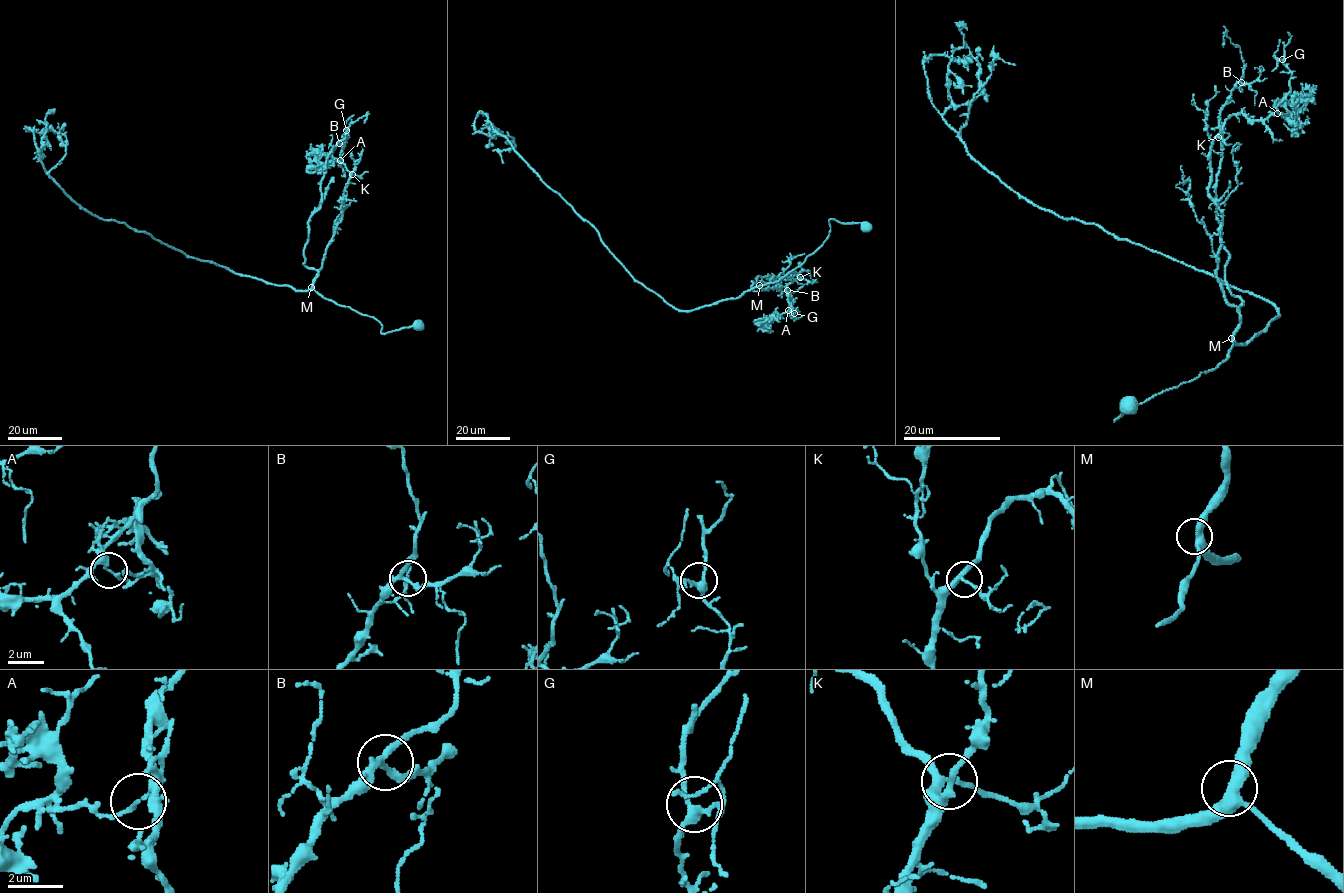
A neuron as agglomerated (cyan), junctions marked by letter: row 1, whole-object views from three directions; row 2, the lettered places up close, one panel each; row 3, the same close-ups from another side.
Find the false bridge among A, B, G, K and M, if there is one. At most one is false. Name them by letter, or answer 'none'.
A

